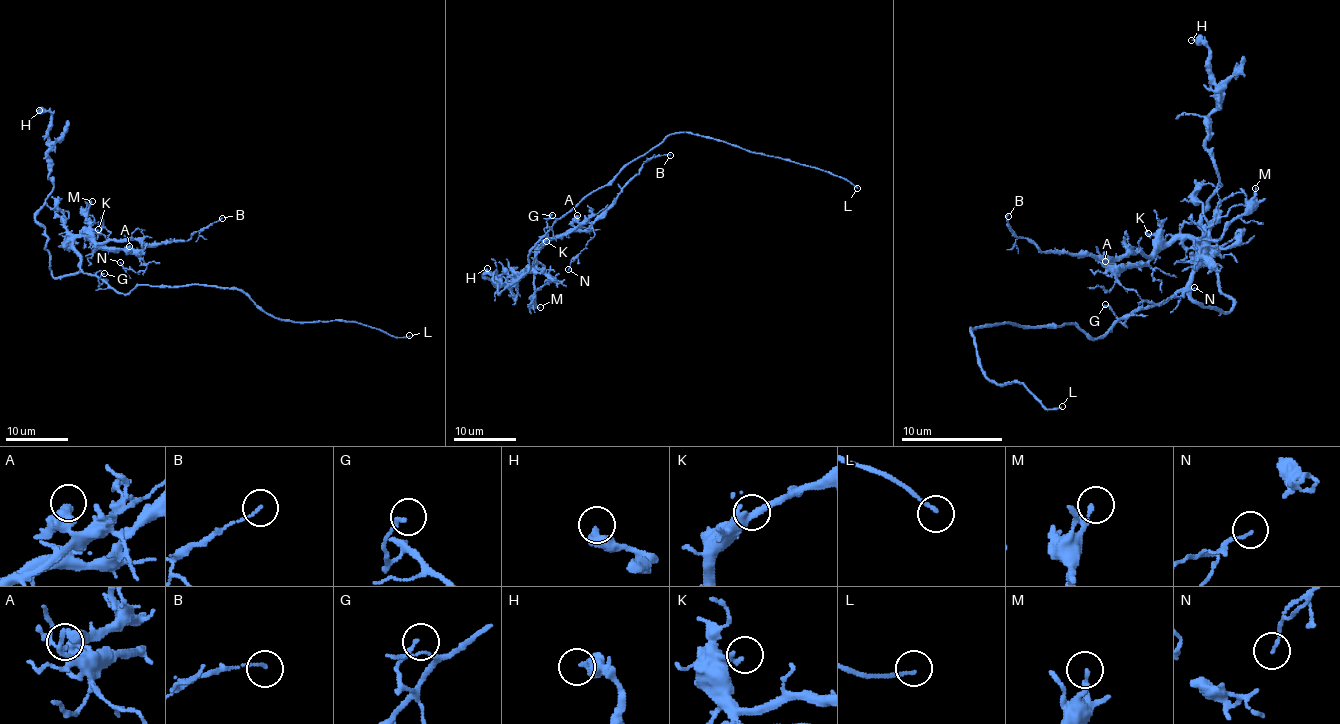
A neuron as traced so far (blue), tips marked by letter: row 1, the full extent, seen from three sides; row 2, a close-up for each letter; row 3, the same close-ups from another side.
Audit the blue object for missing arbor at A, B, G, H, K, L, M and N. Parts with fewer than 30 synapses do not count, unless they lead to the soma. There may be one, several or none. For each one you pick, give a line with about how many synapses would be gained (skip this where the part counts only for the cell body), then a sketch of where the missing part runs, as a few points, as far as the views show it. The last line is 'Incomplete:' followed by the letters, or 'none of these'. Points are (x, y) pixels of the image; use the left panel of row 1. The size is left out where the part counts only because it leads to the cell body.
L: Course of what is missing: (409, 335), (432, 335), (440, 342)
Incomplete: L

